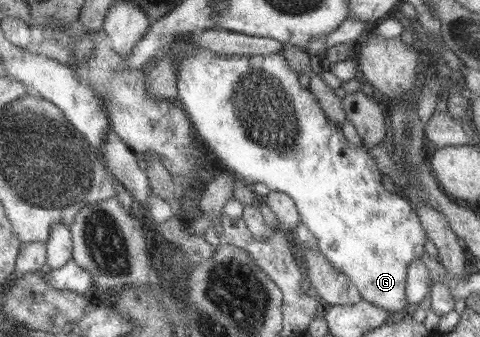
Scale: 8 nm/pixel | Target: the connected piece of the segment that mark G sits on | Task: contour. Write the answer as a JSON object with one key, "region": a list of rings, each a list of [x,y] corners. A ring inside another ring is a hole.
{"region":[[[191,33],[178,34],[168,46],[160,50],[151,60],[157,62],[162,59],[163,51],[170,48],[176,54],[177,61],[177,102],[181,103],[181,108],[189,113],[189,118],[193,121],[193,128],[197,129],[197,134],[208,146],[209,151],[219,161],[221,169],[227,169],[236,173],[237,178],[245,180],[248,184],[262,182],[270,191],[277,191],[290,196],[296,204],[301,221],[317,238],[317,248],[321,251],[329,262],[343,274],[346,274],[356,289],[360,292],[363,300],[370,302],[379,308],[384,308],[387,312],[392,312],[393,318],[399,317],[408,311],[408,300],[406,297],[406,276],[408,266],[414,260],[421,258],[424,250],[426,232],[419,221],[415,206],[395,189],[394,193],[389,193],[383,188],[383,171],[378,169],[377,163],[368,153],[369,148],[351,147],[349,141],[343,137],[342,129],[333,124],[327,115],[321,110],[315,95],[310,90],[305,90],[299,84],[299,74],[293,72],[282,54],[257,54],[255,56],[245,55],[225,55],[221,56],[205,47],[194,47],[188,45],[186,38]]]}

